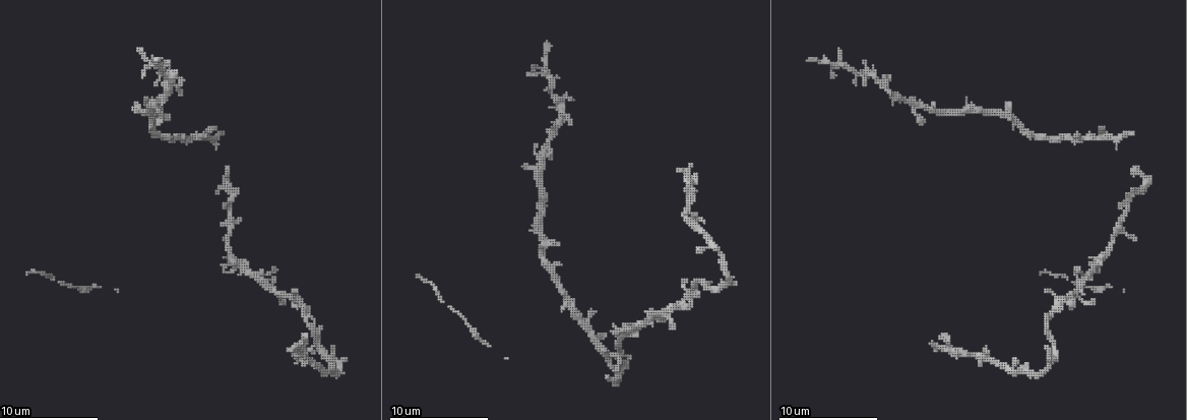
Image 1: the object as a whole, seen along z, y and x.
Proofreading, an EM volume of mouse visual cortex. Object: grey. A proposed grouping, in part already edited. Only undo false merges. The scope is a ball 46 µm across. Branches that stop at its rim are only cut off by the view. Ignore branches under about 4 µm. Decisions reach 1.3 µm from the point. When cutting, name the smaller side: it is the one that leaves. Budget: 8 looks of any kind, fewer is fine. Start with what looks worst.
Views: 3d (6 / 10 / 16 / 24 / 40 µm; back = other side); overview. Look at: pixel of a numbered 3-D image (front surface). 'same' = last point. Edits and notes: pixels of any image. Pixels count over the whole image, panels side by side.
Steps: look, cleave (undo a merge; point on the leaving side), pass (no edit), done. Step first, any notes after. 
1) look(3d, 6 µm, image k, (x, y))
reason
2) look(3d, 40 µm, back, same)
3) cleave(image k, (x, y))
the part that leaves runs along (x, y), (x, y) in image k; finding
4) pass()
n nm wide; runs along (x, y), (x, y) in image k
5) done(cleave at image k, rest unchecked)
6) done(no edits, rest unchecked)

look(3d, 10 µm, image 1, (225, 267))

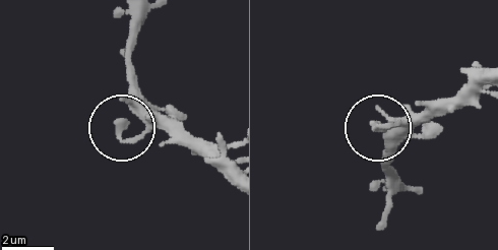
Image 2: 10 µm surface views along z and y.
pass()
runs along (138, 22), (123, 125), (158, 123), (167, 133), (160, 144) in image 2; all the same cell

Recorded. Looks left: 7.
look(3d, 10 µm, image 1, (553, 91))
a narrow waist

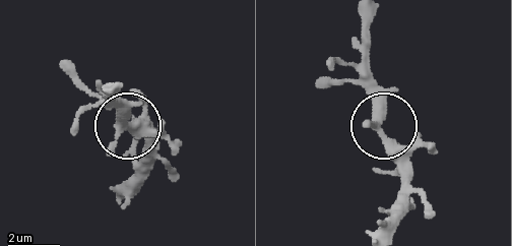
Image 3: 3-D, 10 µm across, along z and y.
pass()
310 nm wide; continuous, no second cell

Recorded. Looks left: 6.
look(3d, 16 µm, image 1, (694, 289))
sudden change in width

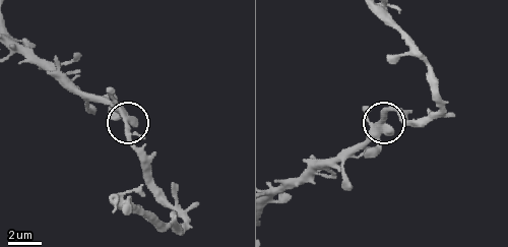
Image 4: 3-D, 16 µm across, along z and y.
look(3d, 16 µm, back, image 4, (128, 123))

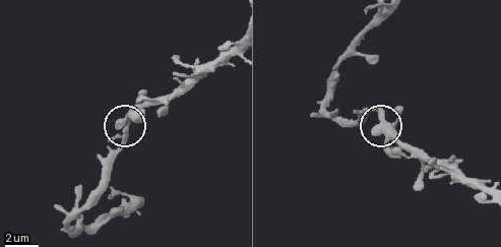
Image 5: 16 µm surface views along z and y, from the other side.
pass()
continuous, no second cell

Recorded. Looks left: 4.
look(3d, 10 µm, image 1, (949, 349))
three arms meet

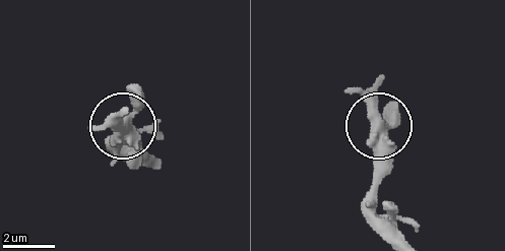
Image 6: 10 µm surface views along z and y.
look(3d, 6 µm, image 6, (121, 133))

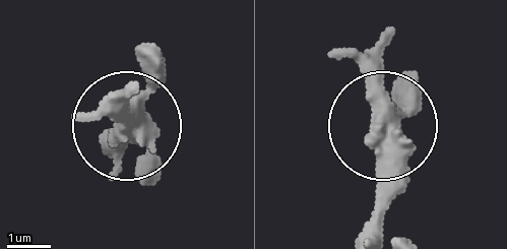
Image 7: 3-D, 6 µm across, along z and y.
pass()
continuous, no second cell

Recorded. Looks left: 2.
done(no edits, rest unchecked)

